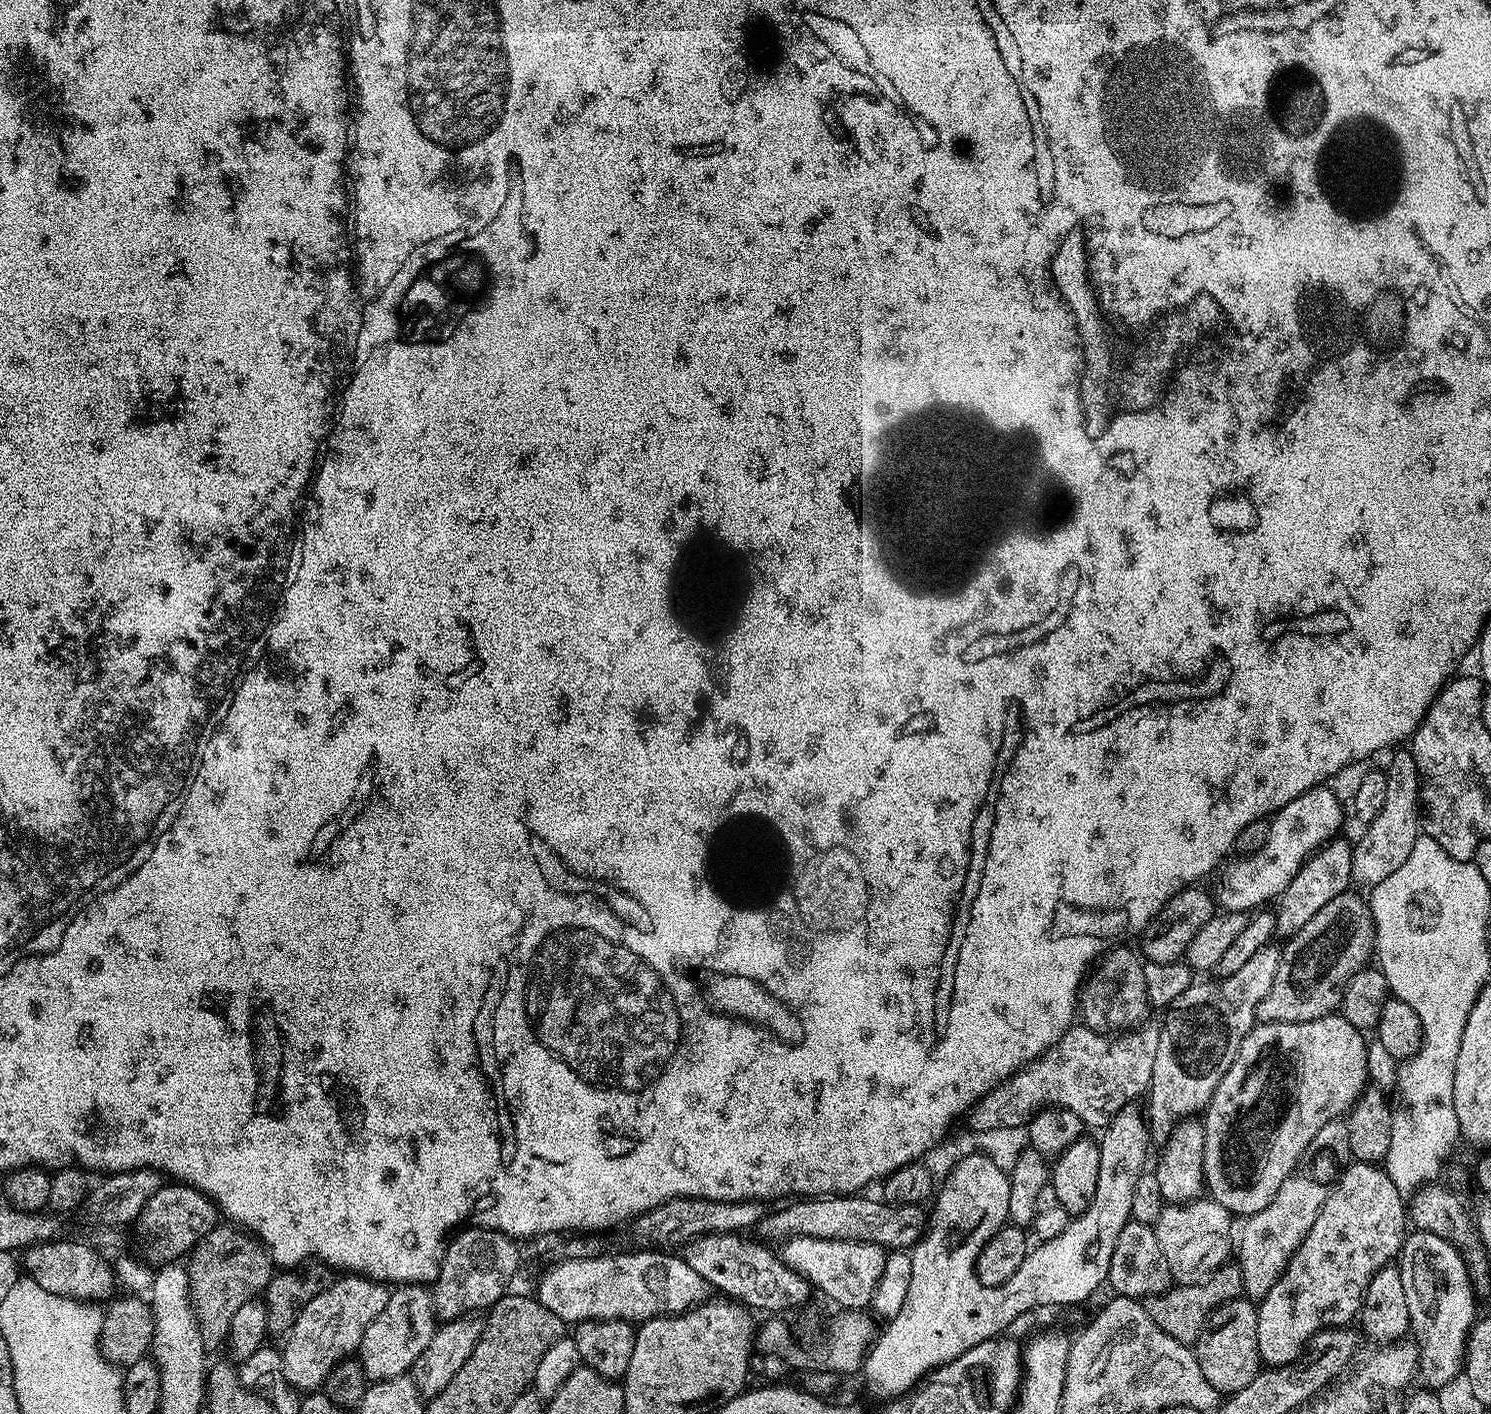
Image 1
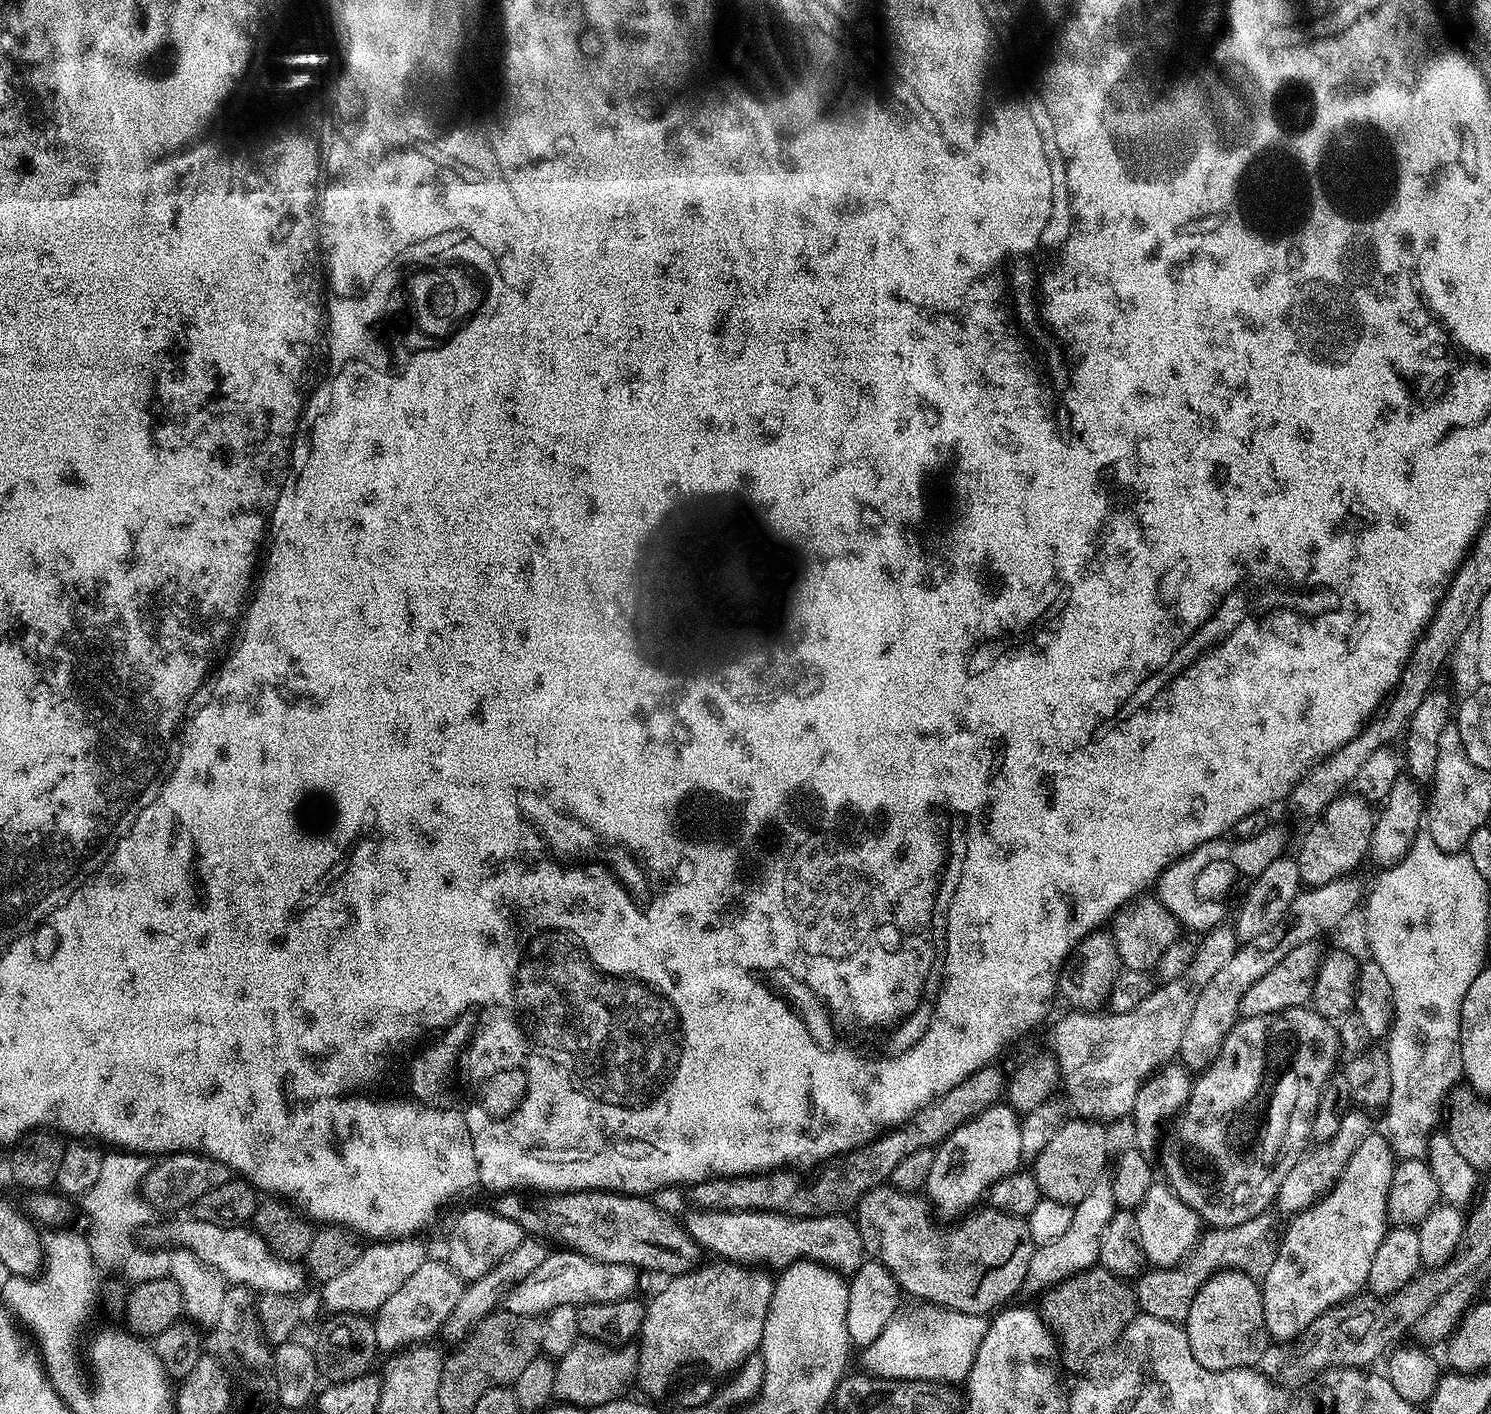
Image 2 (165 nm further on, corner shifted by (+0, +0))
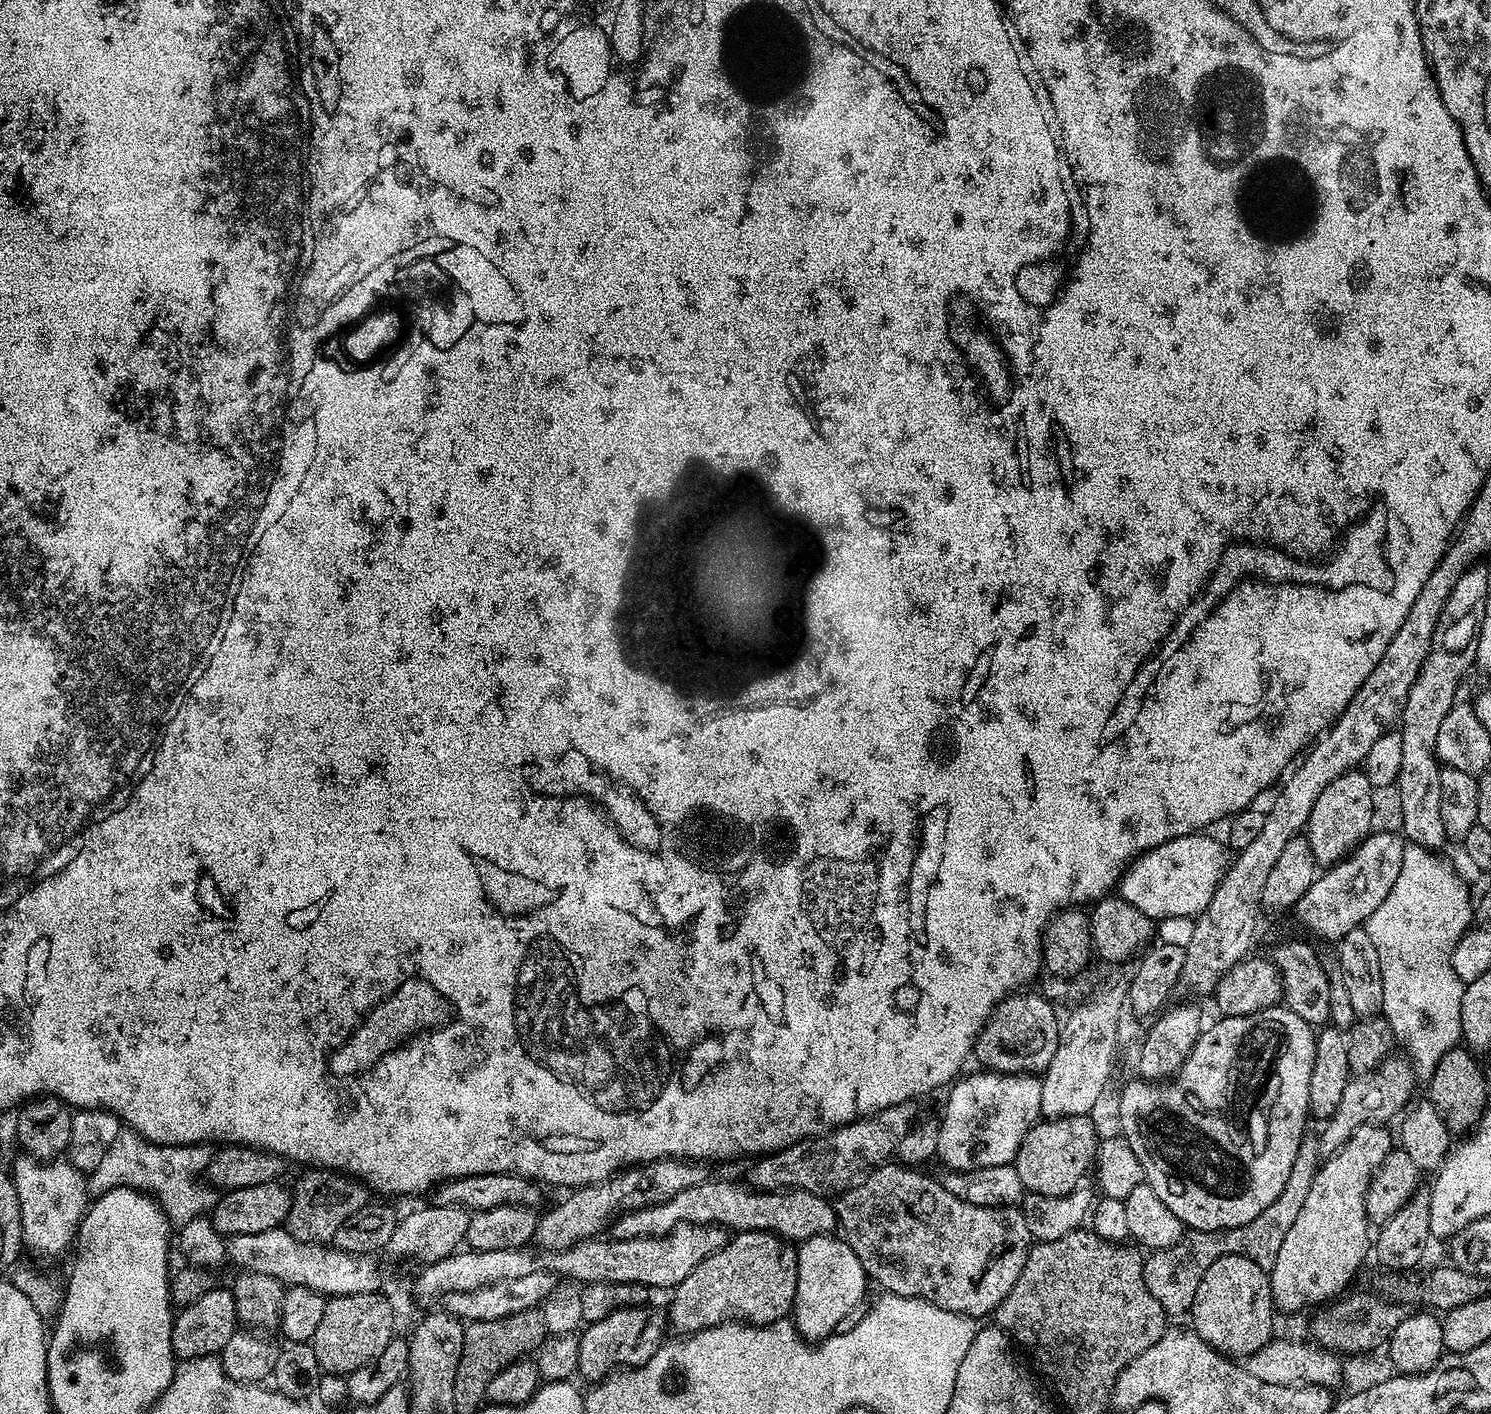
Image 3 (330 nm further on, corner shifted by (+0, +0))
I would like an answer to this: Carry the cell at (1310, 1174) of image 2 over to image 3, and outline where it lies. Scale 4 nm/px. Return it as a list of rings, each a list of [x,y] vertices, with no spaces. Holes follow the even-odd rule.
[[[1389,1054],[1369,1076],[1352,1076],[1348,1081],[1342,1102],[1338,1102],[1338,1110],[1323,1125],[1324,1133],[1318,1136],[1321,1153],[1331,1154],[1339,1150],[1344,1143],[1363,1124],[1387,1125],[1388,1119],[1395,1112],[1405,1111],[1404,1102],[1412,1090],[1414,1073],[1411,1063],[1403,1055]]]

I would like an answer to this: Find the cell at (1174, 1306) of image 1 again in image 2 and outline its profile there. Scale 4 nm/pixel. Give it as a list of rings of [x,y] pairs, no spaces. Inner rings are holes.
[[[1267,1215],[1255,1216],[1238,1226],[1209,1227],[1191,1252],[1173,1268],[1152,1268],[1135,1281],[1136,1307],[1143,1315],[1162,1318],[1162,1322],[1183,1325],[1190,1314],[1194,1294],[1216,1272],[1244,1272],[1253,1280],[1263,1281],[1270,1270],[1274,1255],[1274,1236]]]

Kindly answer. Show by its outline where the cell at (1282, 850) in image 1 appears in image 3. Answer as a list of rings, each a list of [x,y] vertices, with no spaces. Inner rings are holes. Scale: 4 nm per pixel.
[[[1212,834],[1179,836],[1137,856],[1121,875],[1120,899],[1142,910],[1154,922],[1167,916],[1195,918],[1205,912],[1230,865],[1229,849],[1208,835]]]

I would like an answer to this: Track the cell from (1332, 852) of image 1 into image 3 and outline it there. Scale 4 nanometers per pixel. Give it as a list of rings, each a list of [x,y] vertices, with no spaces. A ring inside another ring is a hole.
[[[1353,770],[1342,774],[1342,778],[1334,778],[1322,794],[1318,794],[1318,802],[1314,802],[1314,810],[1310,810],[1306,835],[1310,842],[1312,857],[1317,865],[1335,866],[1349,854],[1359,848],[1361,842],[1373,831],[1372,795],[1374,789],[1370,778],[1363,770]]]

